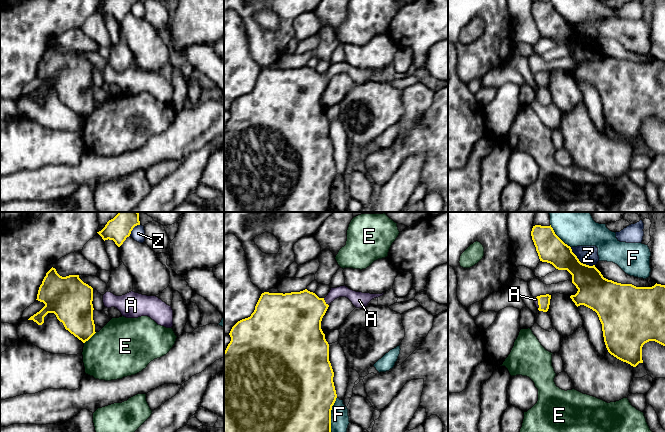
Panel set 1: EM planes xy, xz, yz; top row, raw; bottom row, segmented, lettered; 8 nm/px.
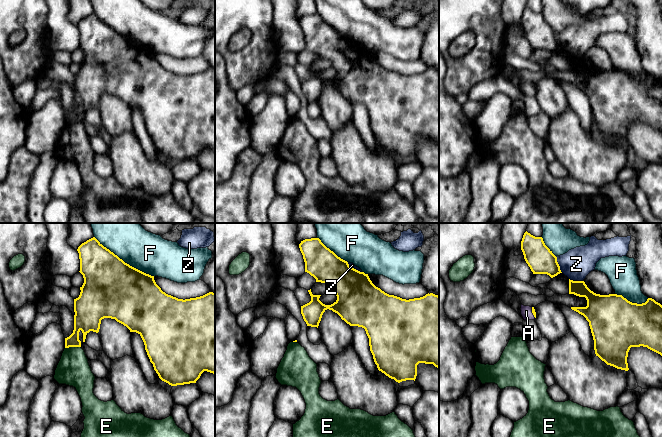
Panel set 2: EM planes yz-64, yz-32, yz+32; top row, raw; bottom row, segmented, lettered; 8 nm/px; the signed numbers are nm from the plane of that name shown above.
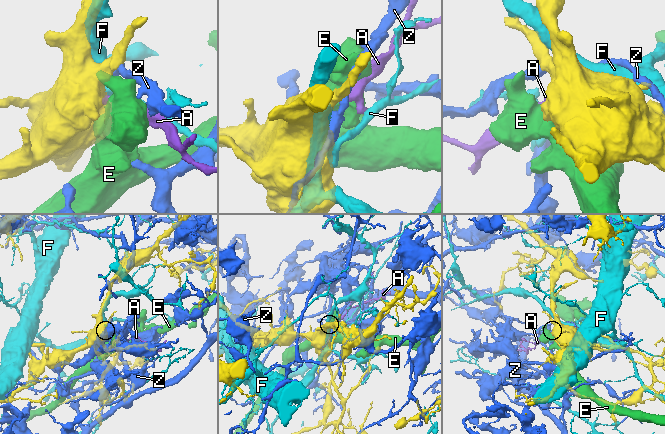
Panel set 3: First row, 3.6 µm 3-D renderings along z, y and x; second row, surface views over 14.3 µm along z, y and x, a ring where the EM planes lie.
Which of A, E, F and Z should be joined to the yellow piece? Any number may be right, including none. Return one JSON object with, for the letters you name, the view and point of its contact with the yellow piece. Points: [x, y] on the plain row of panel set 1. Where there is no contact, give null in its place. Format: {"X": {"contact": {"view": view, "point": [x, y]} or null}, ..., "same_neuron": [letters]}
{"A": {"contact": {"view": "xz", "point": [325, 78]}}, "same_neuron": ["A"]}

